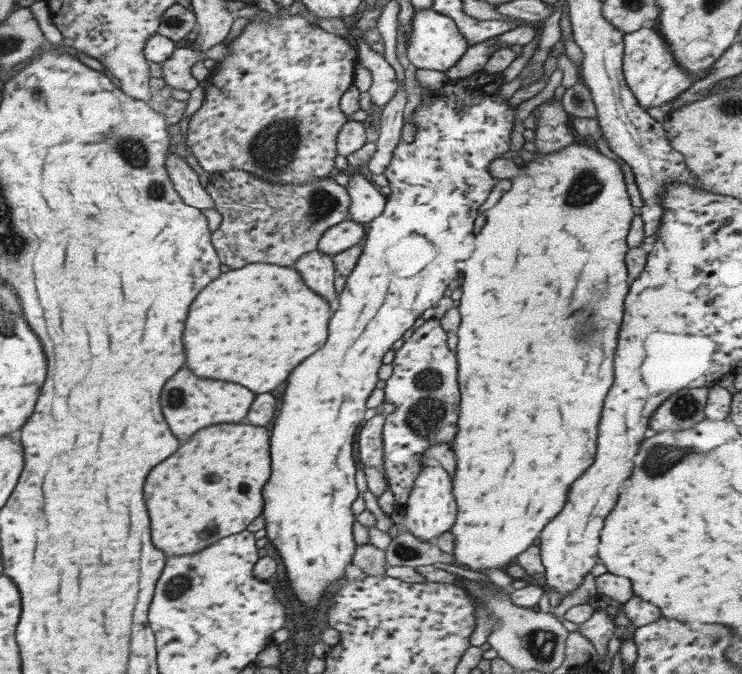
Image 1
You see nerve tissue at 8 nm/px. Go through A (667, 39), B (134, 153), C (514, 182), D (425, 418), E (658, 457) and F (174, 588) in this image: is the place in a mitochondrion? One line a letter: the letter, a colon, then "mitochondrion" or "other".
A: other
B: mitochondrion
C: other
D: mitochondrion
E: mitochondrion
F: mitochondrion

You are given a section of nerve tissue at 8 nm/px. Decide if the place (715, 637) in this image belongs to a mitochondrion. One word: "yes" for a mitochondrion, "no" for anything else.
yes

